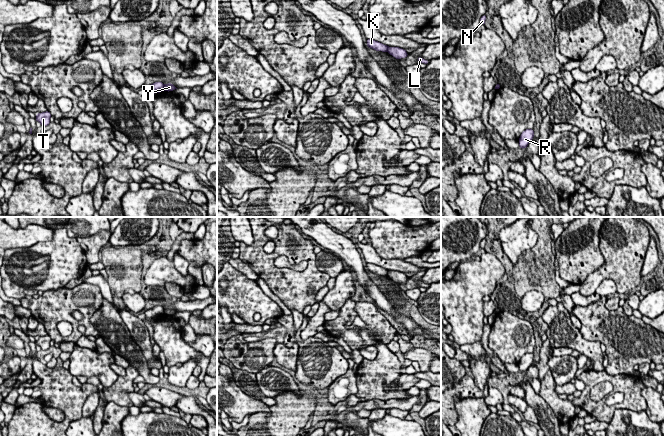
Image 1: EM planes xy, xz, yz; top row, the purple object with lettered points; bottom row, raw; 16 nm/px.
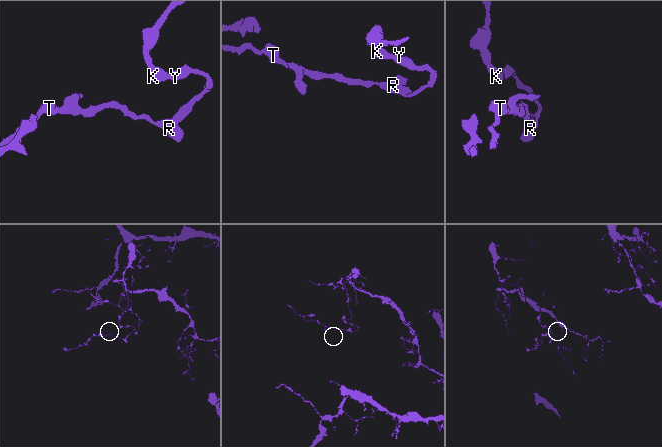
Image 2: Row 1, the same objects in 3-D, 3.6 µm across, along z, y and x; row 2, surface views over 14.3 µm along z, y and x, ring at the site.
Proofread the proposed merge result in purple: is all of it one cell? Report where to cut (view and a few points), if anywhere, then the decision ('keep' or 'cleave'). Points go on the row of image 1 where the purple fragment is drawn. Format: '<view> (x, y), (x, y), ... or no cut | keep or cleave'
xy (163, 85), (164, 89) | cleave

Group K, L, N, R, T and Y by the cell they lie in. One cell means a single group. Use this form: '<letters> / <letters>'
K N / L R T Y

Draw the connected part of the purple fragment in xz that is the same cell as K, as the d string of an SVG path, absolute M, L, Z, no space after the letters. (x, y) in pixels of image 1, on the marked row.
M367 39L367 47L375 49L376 51L382 51L382 52L386 52L388 49L387 45L384 45L378 41L373 40L373 39Z

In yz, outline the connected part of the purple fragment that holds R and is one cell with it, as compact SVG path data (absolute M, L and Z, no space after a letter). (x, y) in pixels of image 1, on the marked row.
M526 129L522 132L518 142L520 149L526 148L528 144L532 141L534 137L534 130L533 129Z

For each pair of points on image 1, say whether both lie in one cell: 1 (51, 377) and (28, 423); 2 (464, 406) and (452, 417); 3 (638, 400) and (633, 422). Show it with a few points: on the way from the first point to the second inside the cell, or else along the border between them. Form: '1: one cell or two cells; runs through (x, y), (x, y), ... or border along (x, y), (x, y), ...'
1: one cell; runs through (66, 397), (68, 418), (61, 425), (48, 425)
2: two cells; border along (473, 397), (455, 398), (455, 425)
3: two cells; border along (644, 411), (616, 409), (612, 417)

